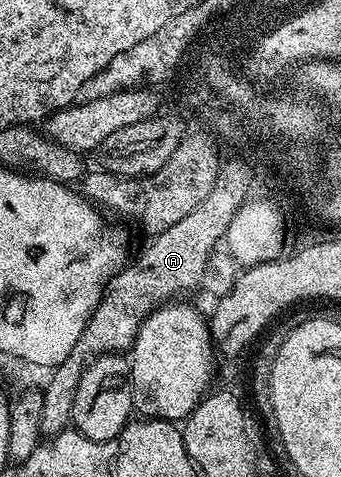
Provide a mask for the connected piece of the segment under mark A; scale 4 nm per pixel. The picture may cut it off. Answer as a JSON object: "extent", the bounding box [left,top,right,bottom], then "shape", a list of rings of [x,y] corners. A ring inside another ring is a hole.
{"extent":[39,166,250,437],"shape":[[[225,166],[217,174],[216,185],[191,214],[154,235],[137,260],[135,258],[114,276],[71,354],[50,373],[51,378],[47,386],[44,385],[43,411],[39,418],[42,437],[58,436],[70,427],[75,390],[90,361],[109,352],[121,354],[130,351],[146,317],[165,303],[184,297],[181,295],[193,291],[200,284],[217,242],[224,239],[233,217],[247,201],[245,191],[249,185],[250,170]]]}

